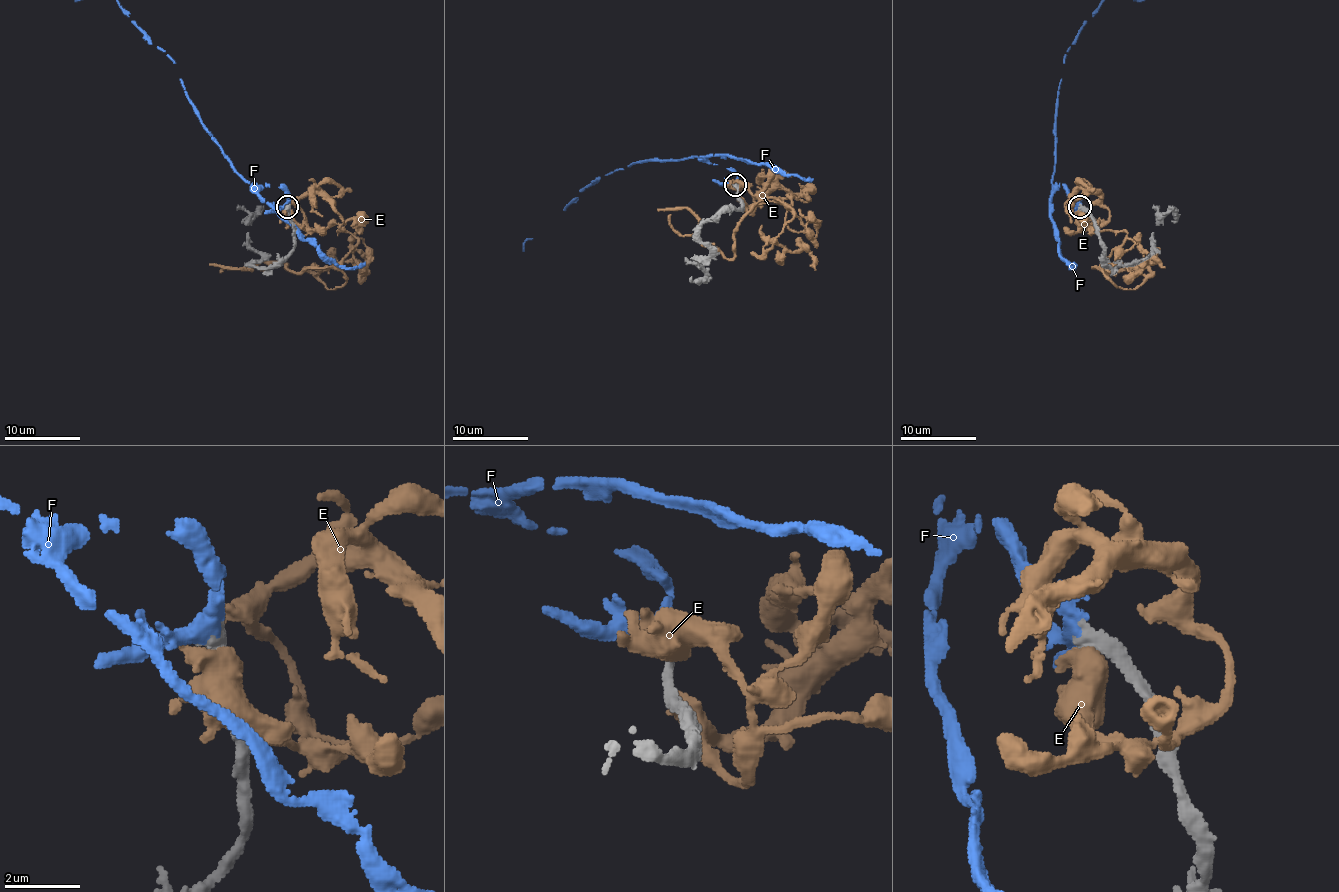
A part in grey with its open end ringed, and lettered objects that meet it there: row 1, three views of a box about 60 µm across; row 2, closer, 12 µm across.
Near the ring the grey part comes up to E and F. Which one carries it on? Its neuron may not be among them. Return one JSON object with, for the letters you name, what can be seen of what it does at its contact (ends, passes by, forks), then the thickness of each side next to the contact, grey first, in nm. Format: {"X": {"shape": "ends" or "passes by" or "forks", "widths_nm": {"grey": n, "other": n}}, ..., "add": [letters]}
{"F": {"shape": "forks", "widths_nm": {"grey": 460, "other": 340}}, "add": ["F"]}

